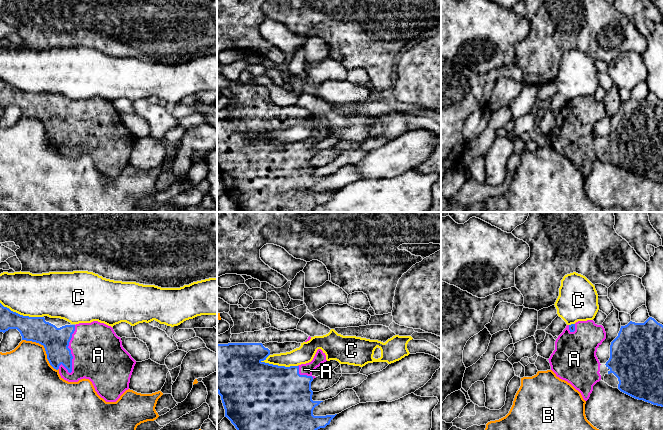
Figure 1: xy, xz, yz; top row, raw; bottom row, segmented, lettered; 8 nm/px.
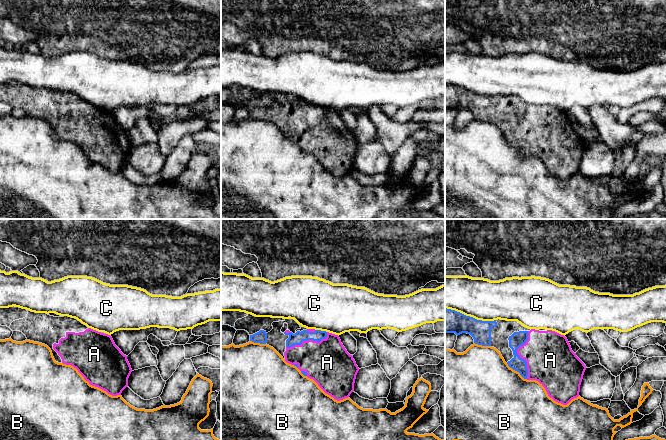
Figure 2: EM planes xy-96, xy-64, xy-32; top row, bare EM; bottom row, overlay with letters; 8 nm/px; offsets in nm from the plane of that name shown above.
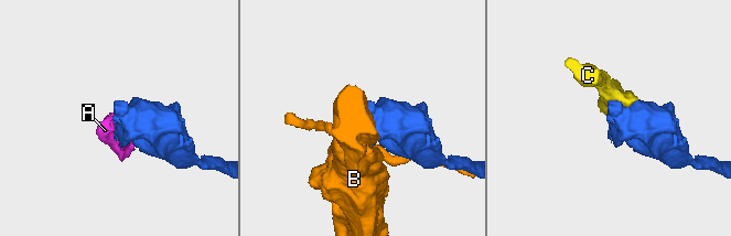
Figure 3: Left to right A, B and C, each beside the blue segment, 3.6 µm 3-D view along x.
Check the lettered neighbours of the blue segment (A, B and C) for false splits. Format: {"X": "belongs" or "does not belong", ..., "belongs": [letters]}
{"A": "belongs", "B": "does not belong", "C": "does not belong", "belongs": ["A"]}

